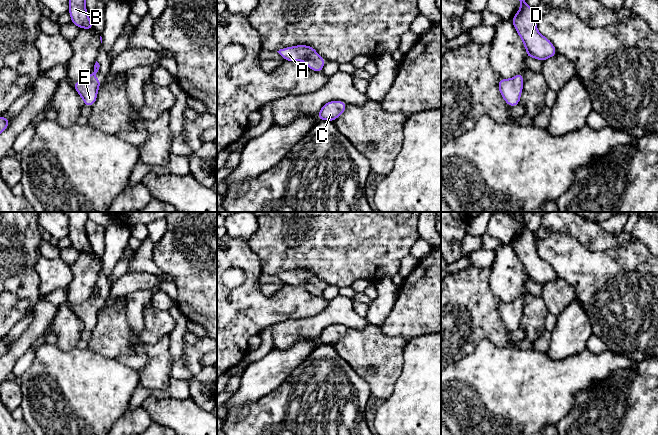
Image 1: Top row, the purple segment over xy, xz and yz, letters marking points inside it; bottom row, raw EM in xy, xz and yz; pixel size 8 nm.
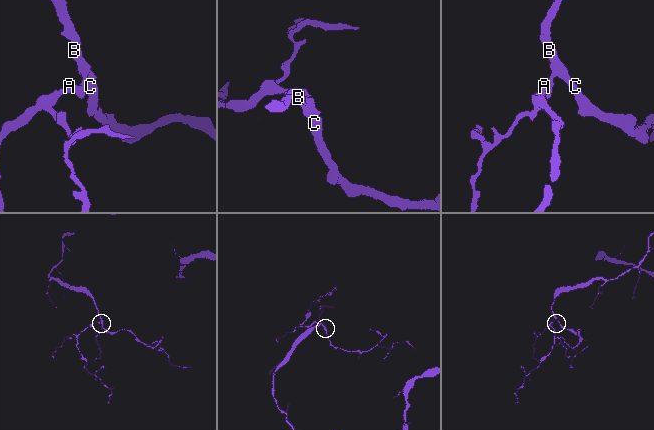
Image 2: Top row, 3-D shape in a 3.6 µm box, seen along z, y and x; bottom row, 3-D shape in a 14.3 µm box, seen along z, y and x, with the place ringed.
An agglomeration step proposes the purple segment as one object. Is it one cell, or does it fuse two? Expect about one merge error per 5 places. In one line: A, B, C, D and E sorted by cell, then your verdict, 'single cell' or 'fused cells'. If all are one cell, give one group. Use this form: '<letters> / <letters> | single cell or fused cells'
A B C D E | single cell

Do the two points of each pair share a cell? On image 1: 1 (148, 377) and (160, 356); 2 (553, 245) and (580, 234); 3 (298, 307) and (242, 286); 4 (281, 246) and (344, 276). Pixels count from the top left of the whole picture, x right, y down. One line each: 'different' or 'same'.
1: same
2: different
3: same
4: same

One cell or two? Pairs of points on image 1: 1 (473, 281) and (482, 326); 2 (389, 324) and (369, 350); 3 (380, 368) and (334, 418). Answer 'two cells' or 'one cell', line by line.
1: one cell
2: two cells
3: two cells

